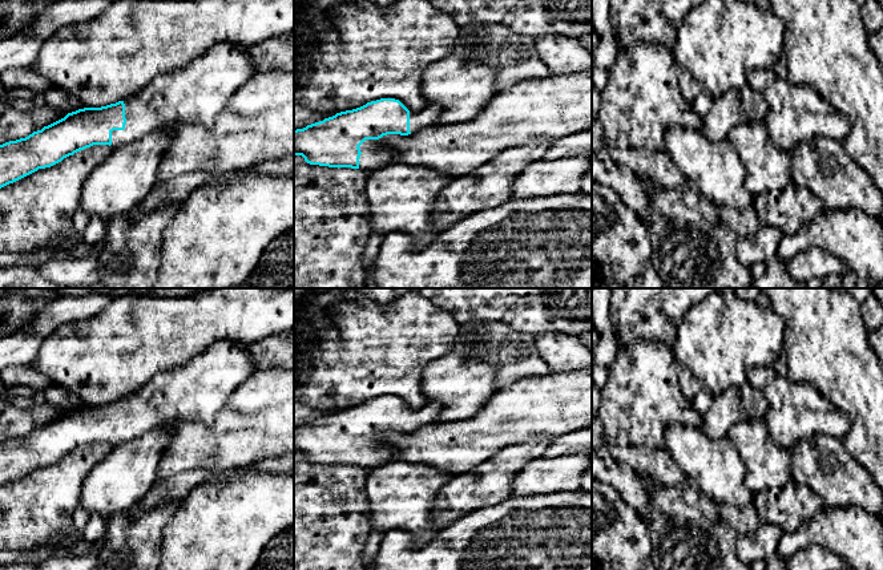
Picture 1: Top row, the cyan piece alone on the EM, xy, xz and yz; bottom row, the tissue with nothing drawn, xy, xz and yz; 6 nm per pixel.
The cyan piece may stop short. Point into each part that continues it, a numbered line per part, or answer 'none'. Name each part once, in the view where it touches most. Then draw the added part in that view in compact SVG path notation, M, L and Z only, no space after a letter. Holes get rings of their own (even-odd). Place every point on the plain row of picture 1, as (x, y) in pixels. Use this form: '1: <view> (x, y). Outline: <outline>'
1: xy (196, 391). Outline: M219 340L185 364L154 376L140 391L126 395L125 427L112 429L112 445L130 441L156 427L170 423L211 423L214 415L223 409L234 389L258 371L257 357L250 345Z

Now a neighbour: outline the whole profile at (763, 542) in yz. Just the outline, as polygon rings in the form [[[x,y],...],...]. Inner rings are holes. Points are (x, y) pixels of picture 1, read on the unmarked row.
[[[761,523],[757,531],[738,541],[741,561],[749,566],[777,553],[778,542],[783,531],[777,525]]]

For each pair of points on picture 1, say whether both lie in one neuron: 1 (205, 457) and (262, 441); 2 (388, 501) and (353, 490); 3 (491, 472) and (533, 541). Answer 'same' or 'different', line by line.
1: same
2: different
3: different

